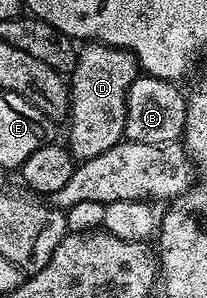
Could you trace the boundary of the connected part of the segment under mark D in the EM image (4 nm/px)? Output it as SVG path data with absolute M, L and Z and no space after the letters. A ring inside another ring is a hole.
M87 42L78 49L75 71L69 76L71 125L67 128L66 140L76 161L97 158L97 154L105 154L105 150L124 139L127 91L140 72L135 55L123 48Z

